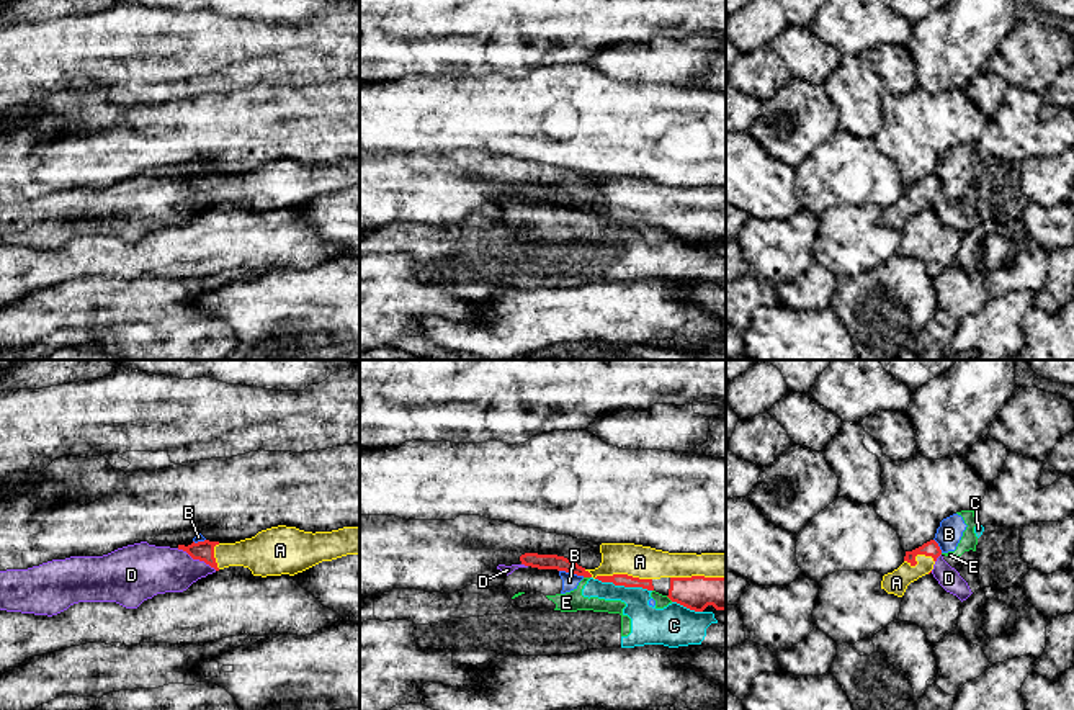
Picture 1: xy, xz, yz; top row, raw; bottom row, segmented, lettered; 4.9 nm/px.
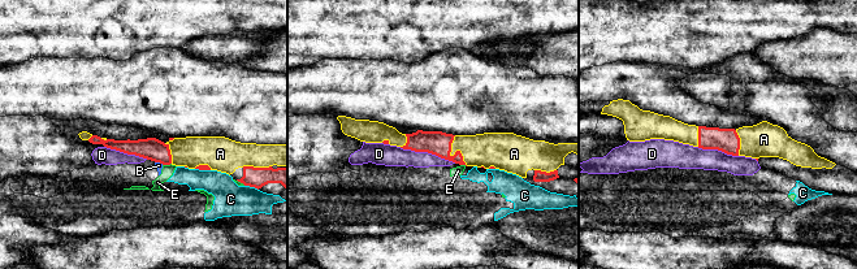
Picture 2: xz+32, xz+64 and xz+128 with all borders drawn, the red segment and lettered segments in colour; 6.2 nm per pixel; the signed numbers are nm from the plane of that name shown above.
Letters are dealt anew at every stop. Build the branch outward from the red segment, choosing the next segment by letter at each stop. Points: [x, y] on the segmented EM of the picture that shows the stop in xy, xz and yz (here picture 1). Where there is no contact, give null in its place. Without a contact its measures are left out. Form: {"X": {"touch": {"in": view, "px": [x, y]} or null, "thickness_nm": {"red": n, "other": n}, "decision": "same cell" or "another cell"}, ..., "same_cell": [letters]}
{"A": {"touch": {"in": "xz", "px": [618, 575]}, "thickness_nm": {"red": 60, "other": 160}, "decision": "same cell"}, "B": {"touch": {"in": "xz", "px": [572, 573]}, "thickness_nm": {"red": 80, "other": 80}, "decision": "another cell"}, "C": {"touch": {"in": "xz", "px": [623, 584]}, "thickness_nm": {"red": 60, "other": 190}, "decision": "another cell"}, "D": {"touch": {"in": "xy", "px": [196, 558]}, "thickness_nm": {"red": 100, "other": 260}, "decision": "another cell"}, "E": {"touch": {"in": "xz", "px": [587, 576]}, "thickness_nm": {"red": 80, "other": 100}, "decision": "another cell"}, "same_cell": ["A"]}

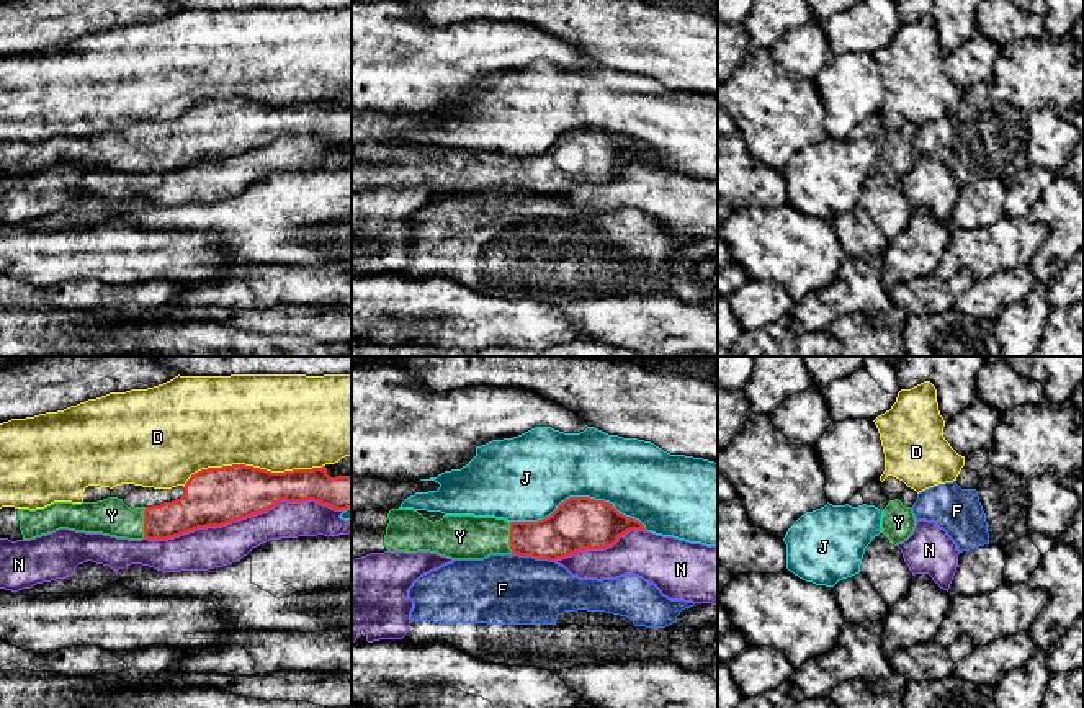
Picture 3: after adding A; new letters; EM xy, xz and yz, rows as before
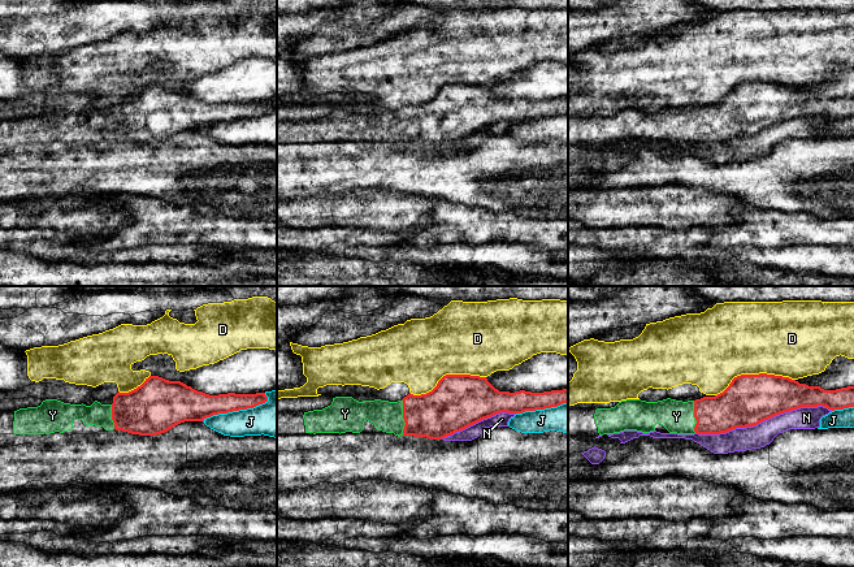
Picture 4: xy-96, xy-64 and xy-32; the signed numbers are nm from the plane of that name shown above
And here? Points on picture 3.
{"D": {"touch": {"in": "xy", "px": [252, 466]}, "thickness_nm": {"red": 280, "other": 480}, "decision": "another cell"}, "F": {"touch": {"in": "xz", "px": [533, 556]}, "thickness_nm": {"red": 240, "other": 360}, "decision": "another cell"}, "J": {"touch": {"in": "xz", "px": [579, 497]}, "thickness_nm": {"red": 260, "other": 400}, "decision": "another cell"}, "N": {"touch": {"in": "xy", "px": [244, 517]}, "thickness_nm": {"red": 280, "other": 200}, "decision": "another cell"}, "Y": {"touch": {"in": "xz", "px": [510, 538]}, "thickness_nm": {"red": 220, "other": 220}, "decision": "same cell"}, "same_cell": ["Y"]}

